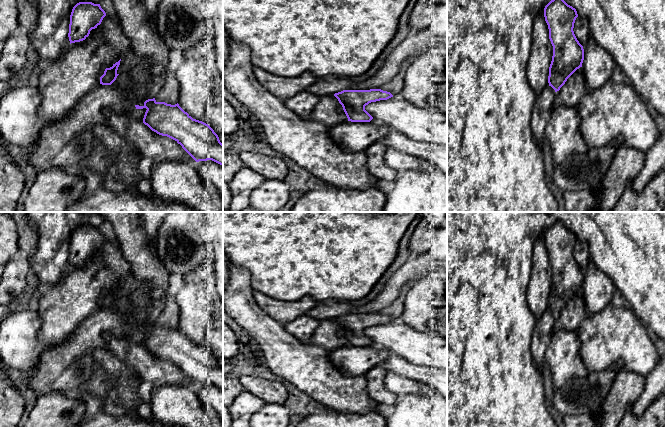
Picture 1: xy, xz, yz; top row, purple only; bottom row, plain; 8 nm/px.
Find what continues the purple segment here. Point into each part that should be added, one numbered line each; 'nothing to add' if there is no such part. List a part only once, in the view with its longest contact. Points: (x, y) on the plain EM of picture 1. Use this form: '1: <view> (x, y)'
nothing to add

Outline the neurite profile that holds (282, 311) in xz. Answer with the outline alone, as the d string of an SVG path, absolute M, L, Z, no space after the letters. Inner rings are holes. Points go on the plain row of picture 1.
M254 291L254 299L268 316L283 325L303 315L307 315L319 303L310 296L287 302L256 291Z

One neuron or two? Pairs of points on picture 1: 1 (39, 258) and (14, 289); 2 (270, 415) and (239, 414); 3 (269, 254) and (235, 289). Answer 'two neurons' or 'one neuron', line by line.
1: two neurons
2: one neuron
3: two neurons

